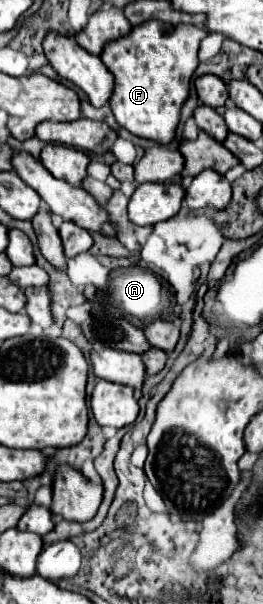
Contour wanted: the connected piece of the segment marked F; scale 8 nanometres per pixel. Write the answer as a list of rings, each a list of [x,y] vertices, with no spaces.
[[[148,20],[130,30],[130,34],[106,42],[102,48],[102,62],[114,74],[114,90],[110,108],[116,122],[128,132],[168,144],[180,120],[180,108],[188,98],[192,74],[198,66],[198,46],[208,32],[200,26],[166,24]]]

